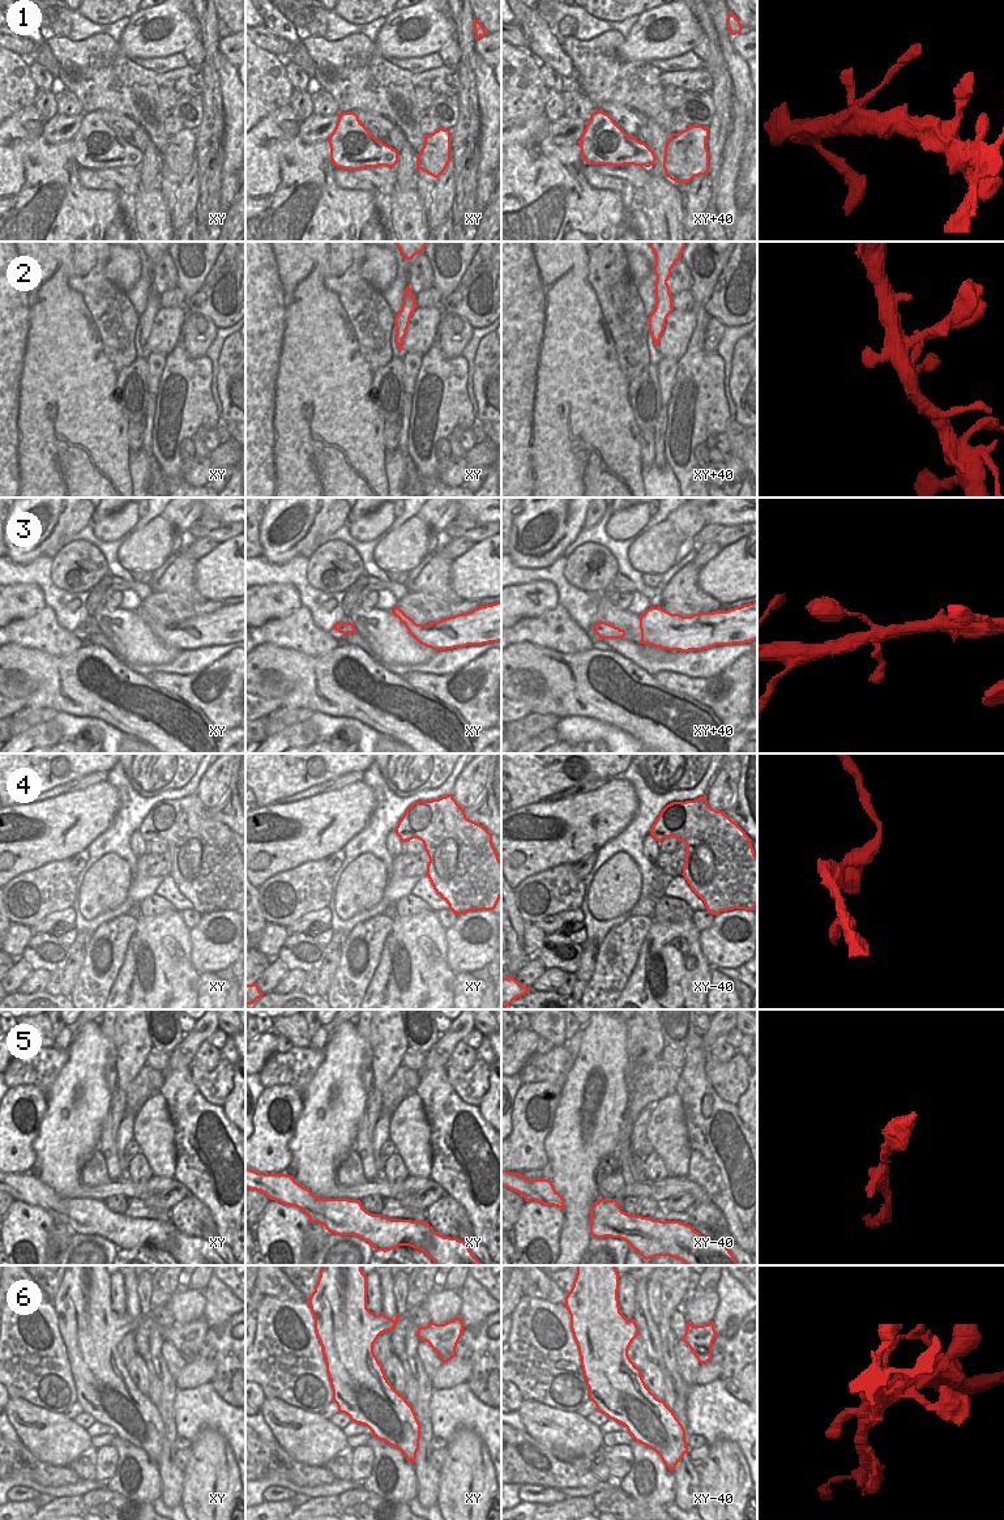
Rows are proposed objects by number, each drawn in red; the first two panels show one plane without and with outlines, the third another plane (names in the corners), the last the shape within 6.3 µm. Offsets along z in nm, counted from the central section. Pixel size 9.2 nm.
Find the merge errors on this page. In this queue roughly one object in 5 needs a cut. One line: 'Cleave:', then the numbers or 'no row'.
Cleave: no row

